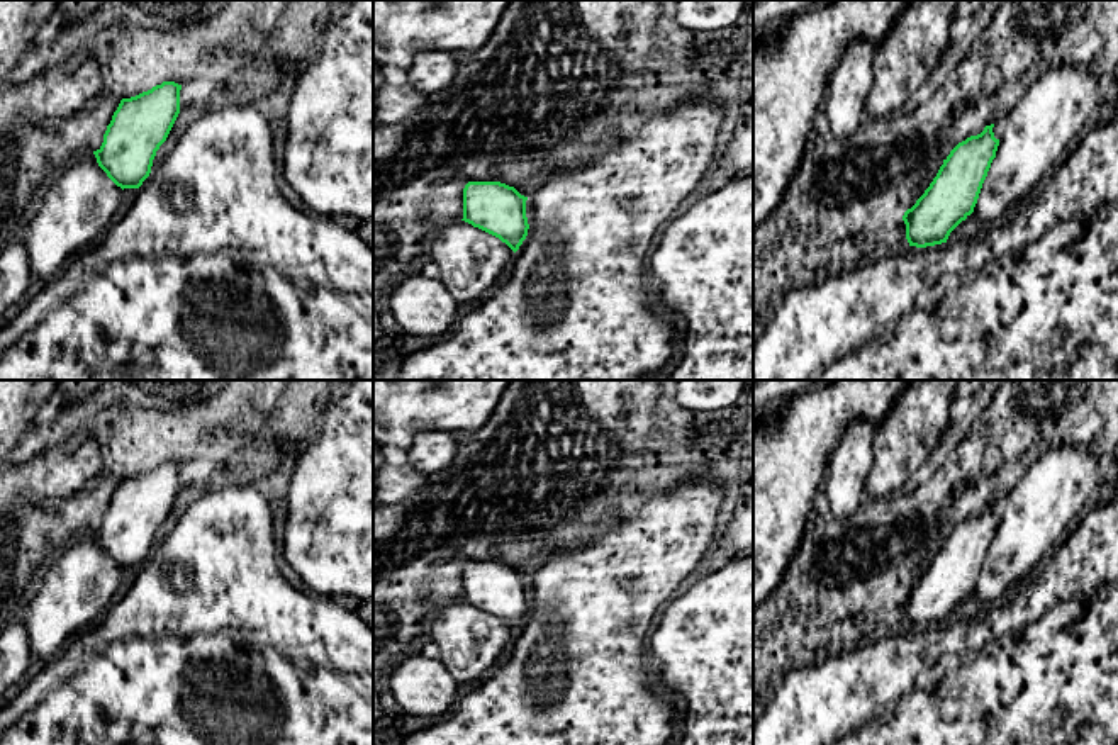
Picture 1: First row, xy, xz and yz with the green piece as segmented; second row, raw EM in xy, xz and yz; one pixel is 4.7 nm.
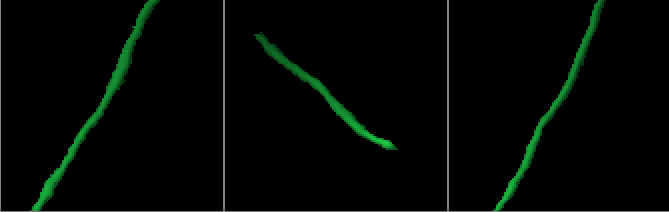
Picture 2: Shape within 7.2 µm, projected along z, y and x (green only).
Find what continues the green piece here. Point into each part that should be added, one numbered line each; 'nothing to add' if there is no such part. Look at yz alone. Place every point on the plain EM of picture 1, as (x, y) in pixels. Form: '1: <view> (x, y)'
nothing to add

